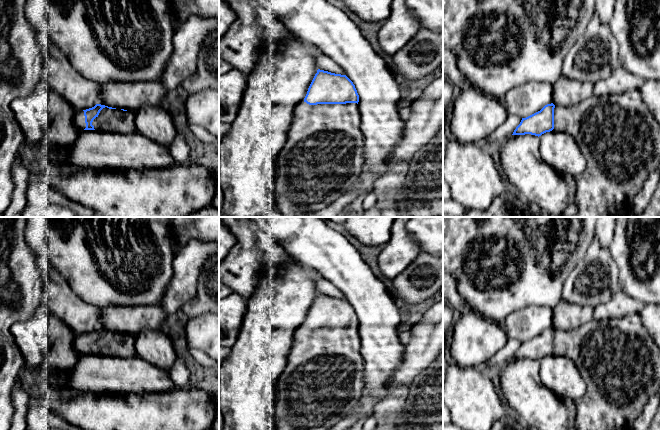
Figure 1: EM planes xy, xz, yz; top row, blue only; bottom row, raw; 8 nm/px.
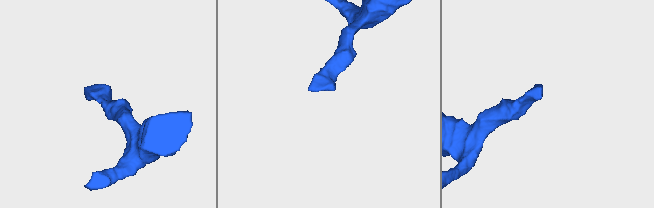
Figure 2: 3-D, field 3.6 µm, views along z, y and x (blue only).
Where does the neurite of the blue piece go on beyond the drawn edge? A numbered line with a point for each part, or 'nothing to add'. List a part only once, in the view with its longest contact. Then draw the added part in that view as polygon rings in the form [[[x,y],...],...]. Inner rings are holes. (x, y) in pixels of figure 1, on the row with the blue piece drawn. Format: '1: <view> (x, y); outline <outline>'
1: xz (323, 155); outline [[[304,101],[301,102],[295,108],[285,145],[274,169],[273,196],[279,213],[284,217],[296,217],[331,205],[352,188],[364,163],[364,135],[357,103],[309,105]]]

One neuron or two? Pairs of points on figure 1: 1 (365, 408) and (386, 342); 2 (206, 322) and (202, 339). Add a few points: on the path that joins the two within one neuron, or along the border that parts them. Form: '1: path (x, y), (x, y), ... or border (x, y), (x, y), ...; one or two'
1: border (363, 390), (379, 398), (373, 415); two
2: path (206, 326), (206, 331), (202, 335); one

